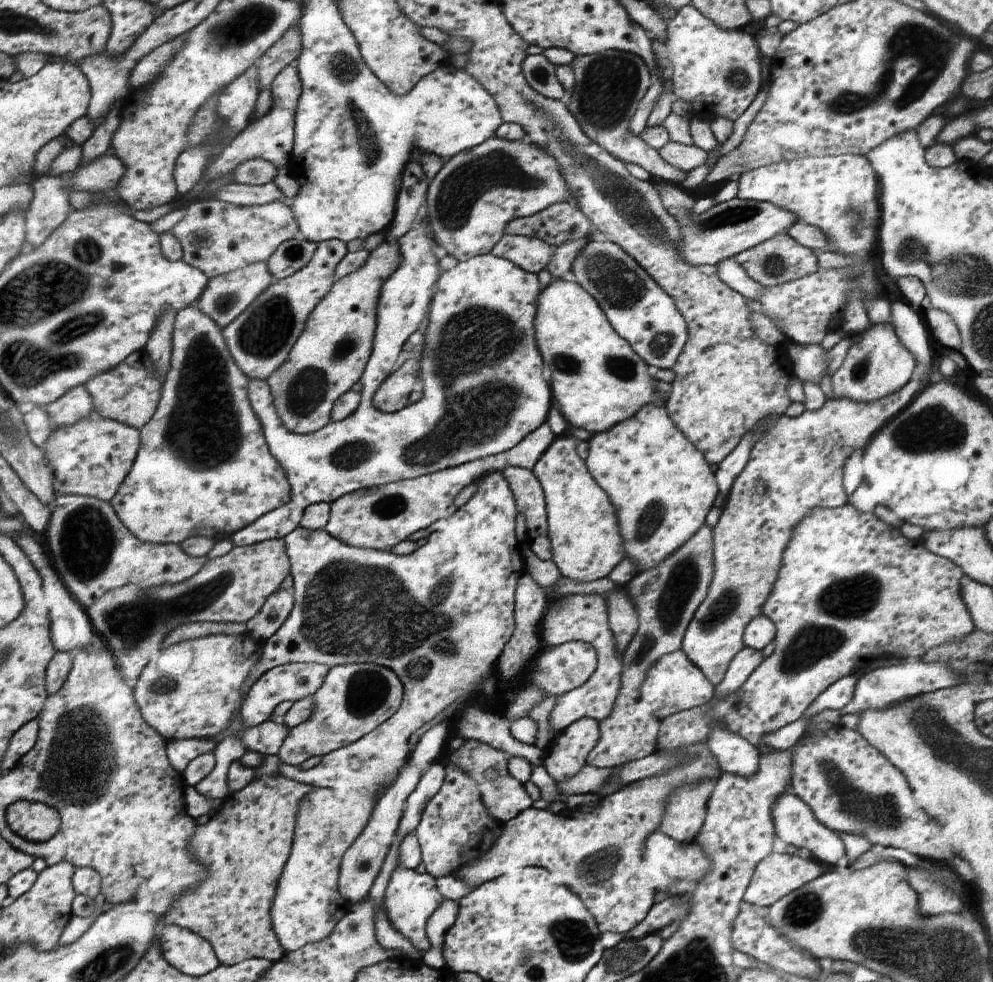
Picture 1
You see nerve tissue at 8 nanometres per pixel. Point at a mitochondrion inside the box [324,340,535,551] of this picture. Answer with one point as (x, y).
(352, 455)

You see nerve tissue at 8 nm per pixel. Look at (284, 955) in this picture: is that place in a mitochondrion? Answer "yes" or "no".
no

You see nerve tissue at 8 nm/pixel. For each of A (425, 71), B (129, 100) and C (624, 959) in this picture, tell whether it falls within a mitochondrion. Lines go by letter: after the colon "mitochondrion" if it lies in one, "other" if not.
A: other
B: other
C: mitochondrion

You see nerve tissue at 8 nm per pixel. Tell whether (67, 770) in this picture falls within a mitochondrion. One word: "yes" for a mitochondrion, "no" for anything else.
yes

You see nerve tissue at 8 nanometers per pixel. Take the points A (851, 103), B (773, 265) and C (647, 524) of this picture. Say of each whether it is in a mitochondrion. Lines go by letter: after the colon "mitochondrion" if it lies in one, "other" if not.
A: mitochondrion
B: mitochondrion
C: mitochondrion

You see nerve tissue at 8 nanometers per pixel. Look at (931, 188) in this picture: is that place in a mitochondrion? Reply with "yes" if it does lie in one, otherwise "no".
no

